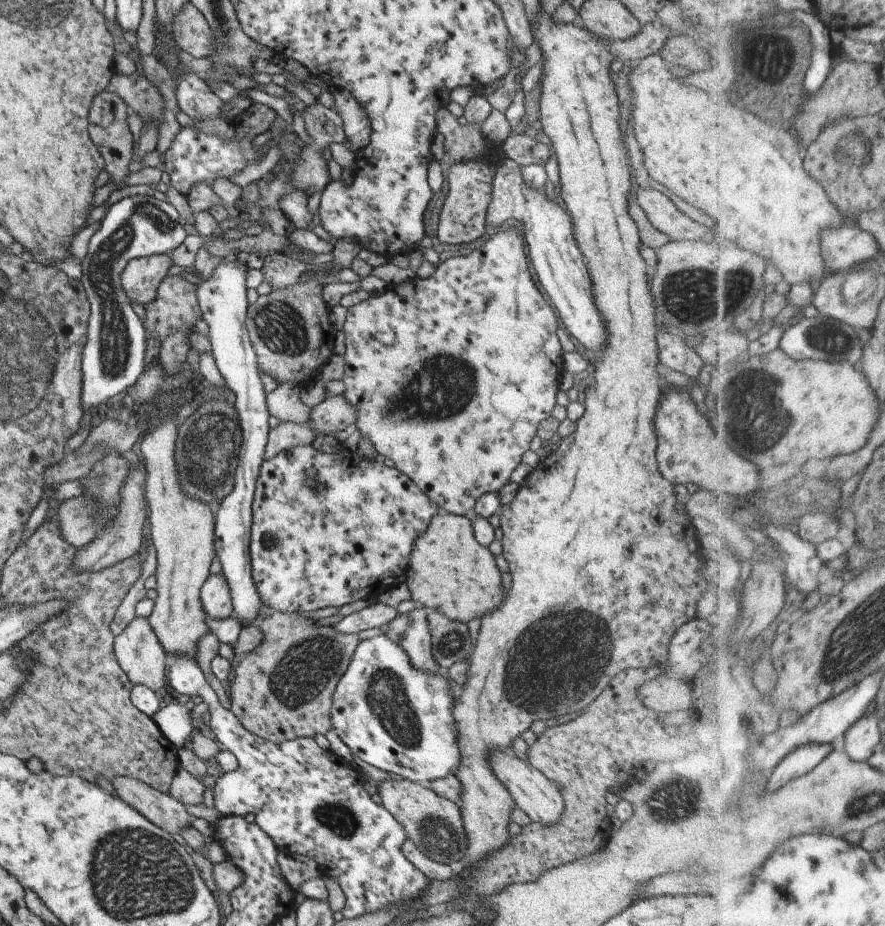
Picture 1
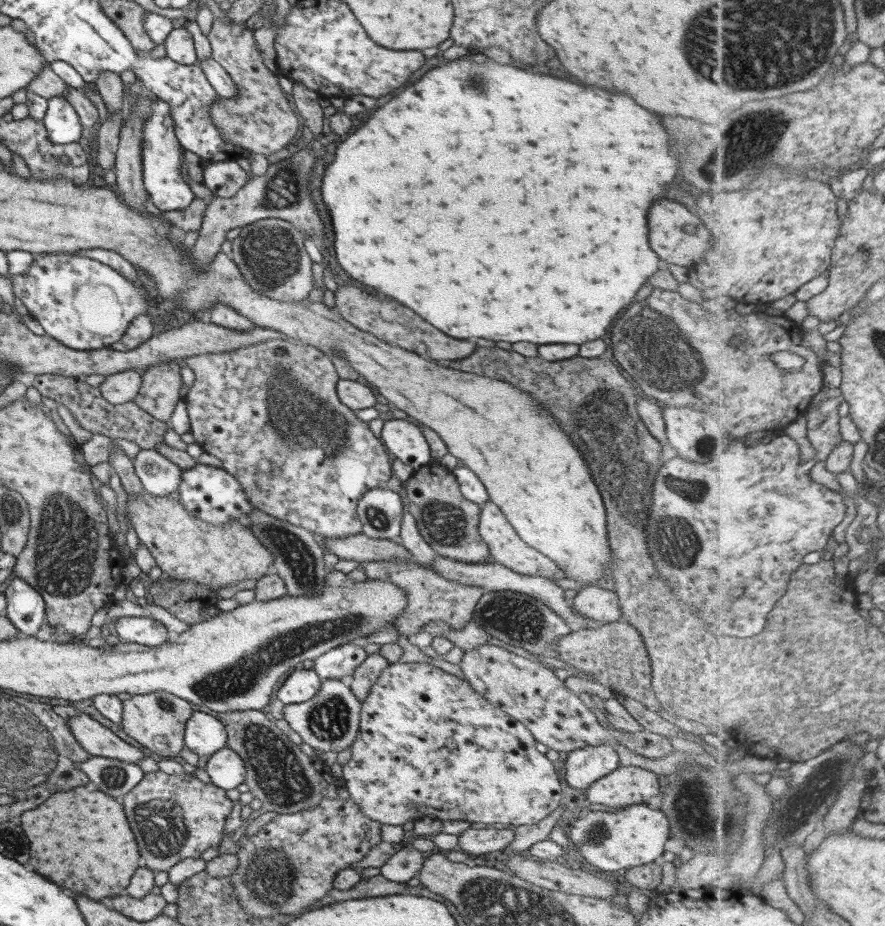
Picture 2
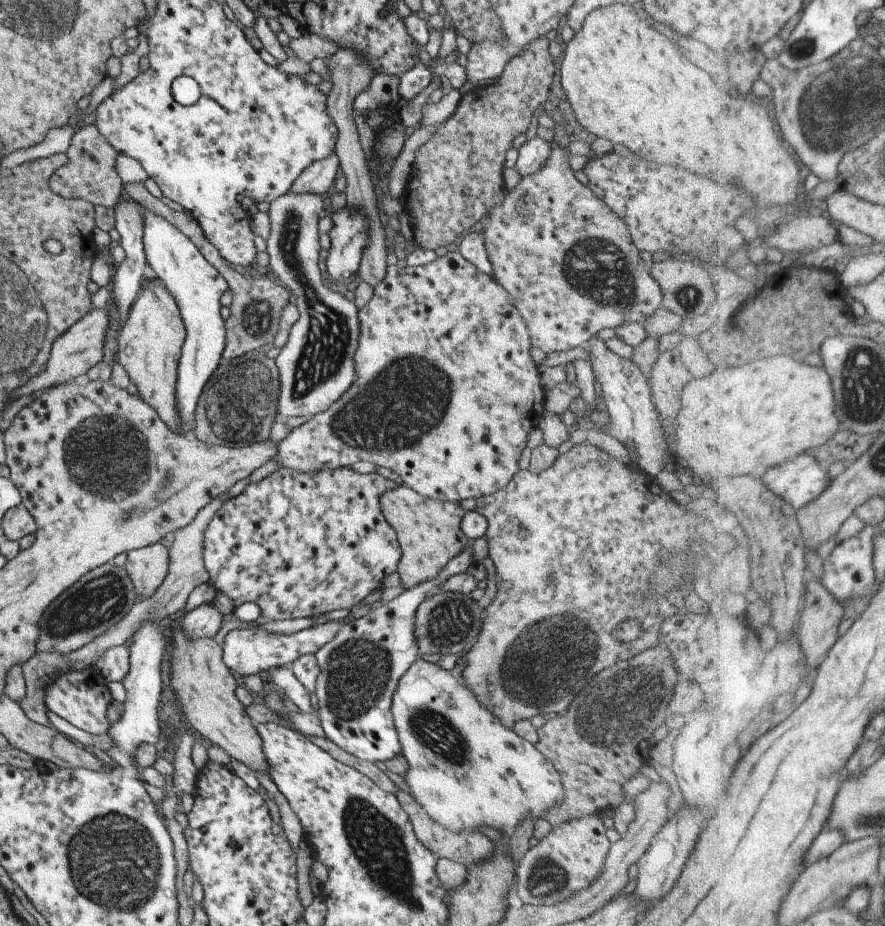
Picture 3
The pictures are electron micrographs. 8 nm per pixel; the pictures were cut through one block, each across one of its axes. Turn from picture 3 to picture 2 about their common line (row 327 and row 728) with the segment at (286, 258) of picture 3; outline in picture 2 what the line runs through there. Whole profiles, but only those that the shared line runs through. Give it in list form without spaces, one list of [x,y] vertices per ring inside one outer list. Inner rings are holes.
[[[327,678],[320,681],[319,690],[309,700],[285,704],[282,715],[305,744],[322,752],[331,750],[337,753],[349,747],[357,736],[360,702],[348,687],[347,680]]]

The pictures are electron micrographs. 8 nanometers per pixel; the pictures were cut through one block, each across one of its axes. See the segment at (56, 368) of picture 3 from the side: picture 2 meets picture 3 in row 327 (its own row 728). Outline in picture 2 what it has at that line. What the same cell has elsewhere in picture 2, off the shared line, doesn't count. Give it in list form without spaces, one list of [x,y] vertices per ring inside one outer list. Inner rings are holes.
[[[79,713],[65,720],[73,737],[90,756],[101,756],[137,764],[146,755],[145,750],[119,739],[112,731],[102,726],[87,713]]]

